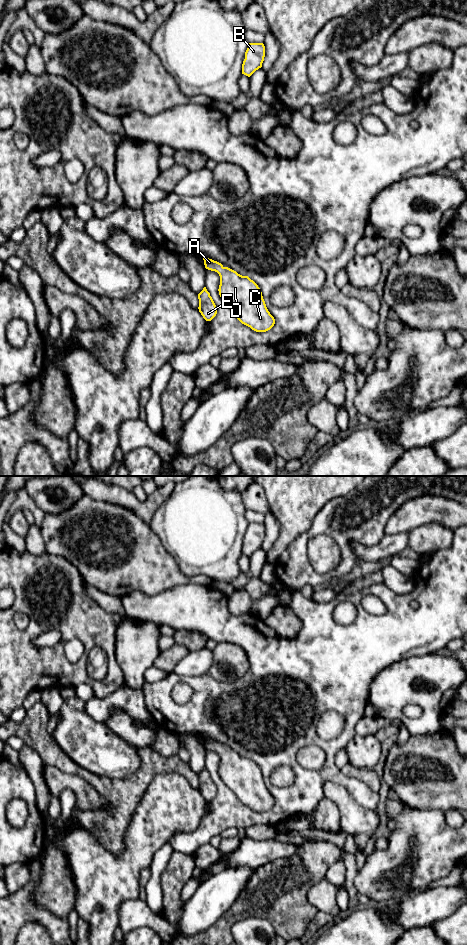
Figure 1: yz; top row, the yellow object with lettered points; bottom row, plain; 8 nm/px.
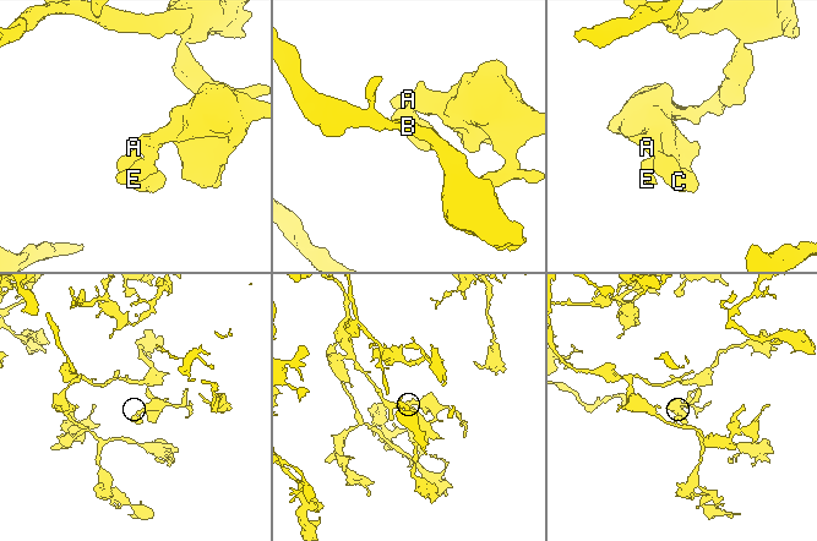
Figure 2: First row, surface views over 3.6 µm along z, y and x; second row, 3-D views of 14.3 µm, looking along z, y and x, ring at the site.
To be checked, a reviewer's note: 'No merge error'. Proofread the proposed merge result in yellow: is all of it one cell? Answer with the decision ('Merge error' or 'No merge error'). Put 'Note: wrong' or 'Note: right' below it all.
No merge error
Note: right

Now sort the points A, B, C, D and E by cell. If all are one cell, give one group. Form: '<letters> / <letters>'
A B C D E

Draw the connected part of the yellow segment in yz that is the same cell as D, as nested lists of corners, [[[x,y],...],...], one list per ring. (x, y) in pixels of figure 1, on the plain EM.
[[[205,736],[203,740],[206,749],[219,754],[219,775],[242,804],[256,812],[266,812],[274,806],[275,799],[253,760]]]

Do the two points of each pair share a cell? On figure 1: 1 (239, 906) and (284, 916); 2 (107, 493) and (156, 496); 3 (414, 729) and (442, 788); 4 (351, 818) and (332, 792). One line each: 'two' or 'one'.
1: one
2: one
3: two
4: one

